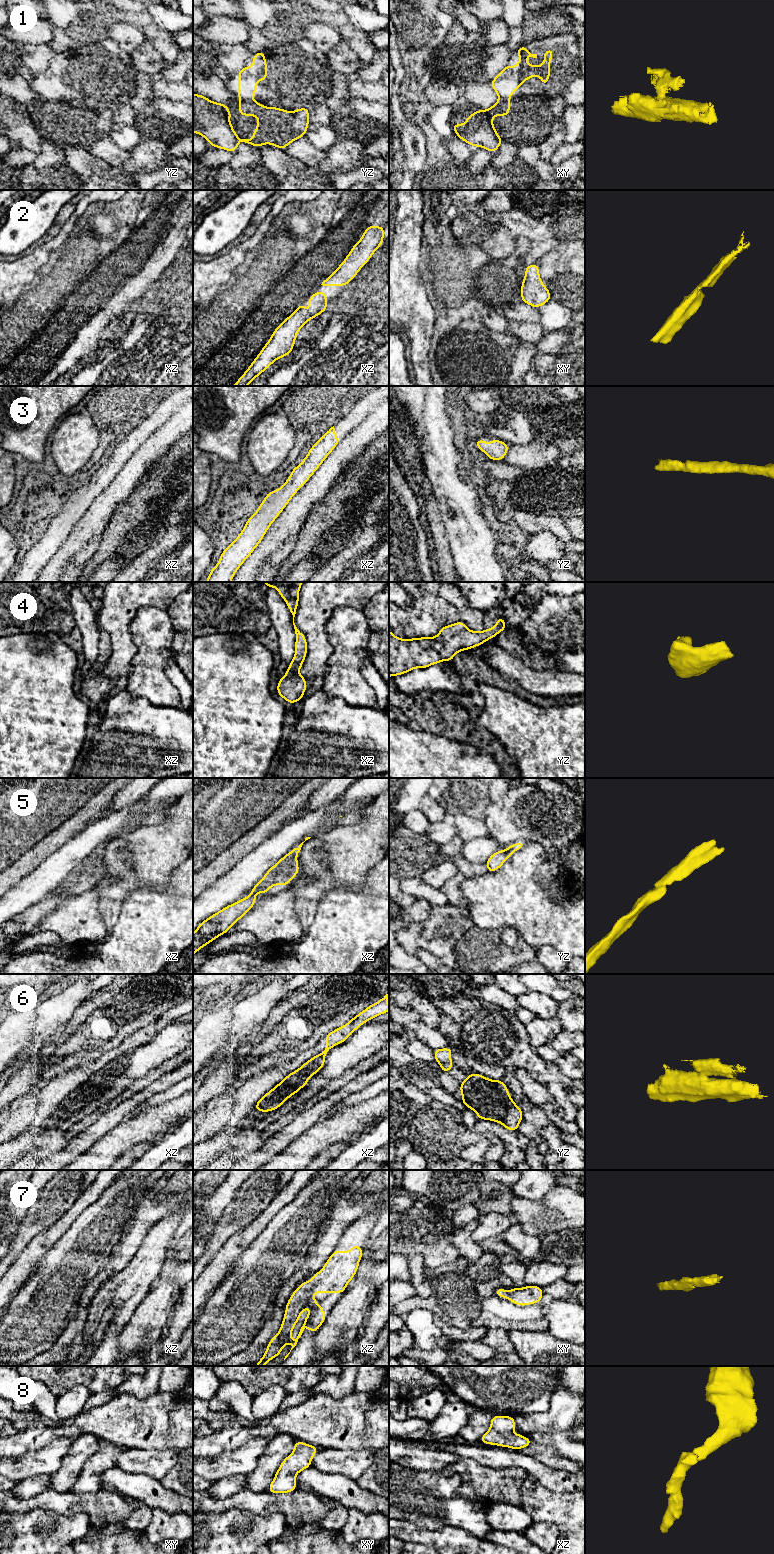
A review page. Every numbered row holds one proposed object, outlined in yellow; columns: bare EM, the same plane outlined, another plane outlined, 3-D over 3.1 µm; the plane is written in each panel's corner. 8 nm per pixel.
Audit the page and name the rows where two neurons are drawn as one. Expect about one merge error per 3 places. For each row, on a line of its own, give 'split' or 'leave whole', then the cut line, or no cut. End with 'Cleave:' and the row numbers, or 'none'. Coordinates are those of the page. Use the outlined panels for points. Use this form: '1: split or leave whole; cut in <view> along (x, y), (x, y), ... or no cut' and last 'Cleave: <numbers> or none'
1: split; cut in yz along (239, 98), (250, 101)
2: leave whole; no cut
3: leave whole; no cut
4: leave whole; no cut
5: leave whole; no cut
6: split; cut in xz along (326, 1051), (321, 1053)
7: leave whole; no cut
8: leave whole; no cut
Cleave: 1, 6

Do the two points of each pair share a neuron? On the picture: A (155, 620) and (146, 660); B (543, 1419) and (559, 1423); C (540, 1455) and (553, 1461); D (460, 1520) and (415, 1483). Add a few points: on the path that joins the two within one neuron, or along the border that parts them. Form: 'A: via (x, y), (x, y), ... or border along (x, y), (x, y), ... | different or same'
A: via (153, 630), (153, 650) | same
B: via (547, 1421), (555, 1421) | same
C: via (543, 1455), (550, 1458) | same
D: via (449, 1510), (445, 1509), (426, 1490) | same

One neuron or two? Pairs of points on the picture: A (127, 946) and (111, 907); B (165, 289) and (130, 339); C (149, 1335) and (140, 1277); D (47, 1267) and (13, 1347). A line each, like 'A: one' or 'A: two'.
A: two
B: two
C: two
D: one

